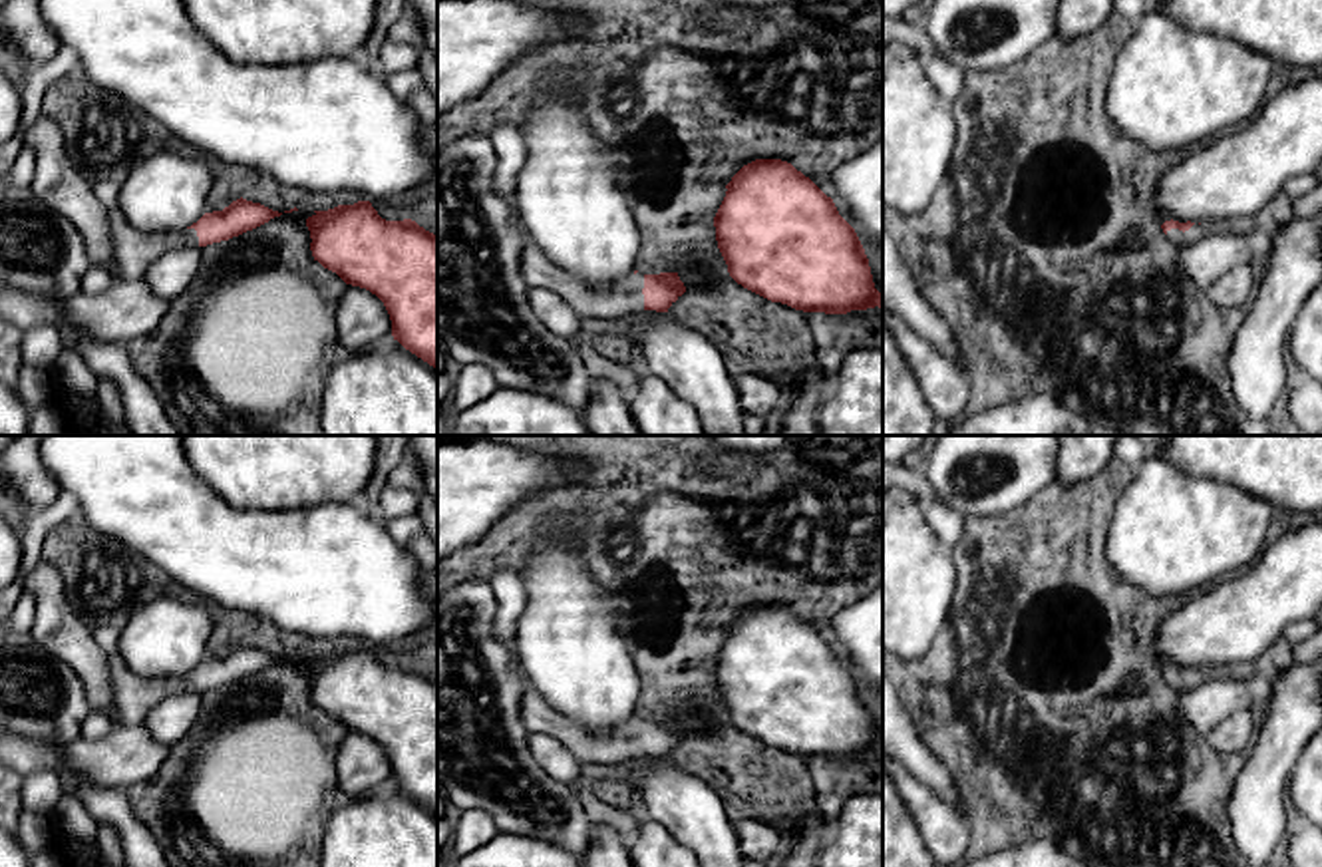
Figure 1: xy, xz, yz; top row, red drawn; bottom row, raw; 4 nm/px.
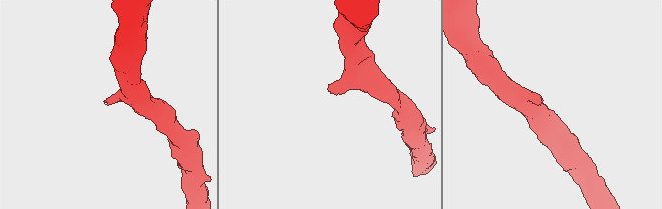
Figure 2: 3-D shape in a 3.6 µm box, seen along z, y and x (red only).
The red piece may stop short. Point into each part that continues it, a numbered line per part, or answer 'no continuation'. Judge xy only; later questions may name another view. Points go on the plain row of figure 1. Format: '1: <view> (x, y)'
1: xy (134, 696)

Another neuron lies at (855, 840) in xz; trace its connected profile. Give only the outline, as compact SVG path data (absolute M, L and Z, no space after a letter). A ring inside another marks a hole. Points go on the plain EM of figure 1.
M855 795L845 803L817 867L883 867L883 795Z

